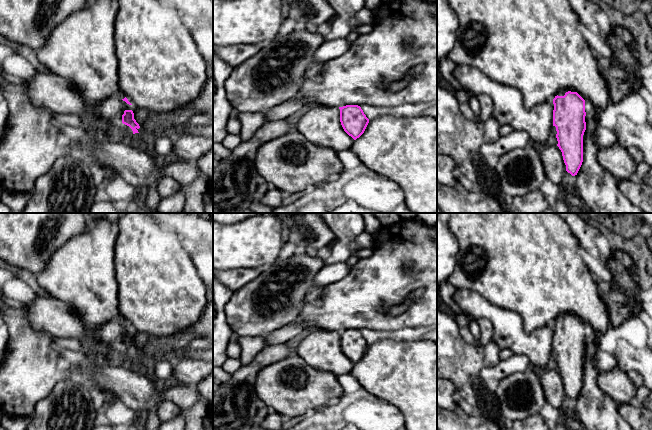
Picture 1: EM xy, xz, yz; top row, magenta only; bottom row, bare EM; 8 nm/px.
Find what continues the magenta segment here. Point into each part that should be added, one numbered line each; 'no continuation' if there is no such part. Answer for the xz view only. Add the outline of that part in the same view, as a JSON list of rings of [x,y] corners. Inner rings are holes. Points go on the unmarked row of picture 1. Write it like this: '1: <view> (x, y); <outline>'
1: xz (321, 349); [[[316,330],[299,343],[296,354],[311,367],[337,377],[351,373],[354,367],[341,349],[339,331]]]

